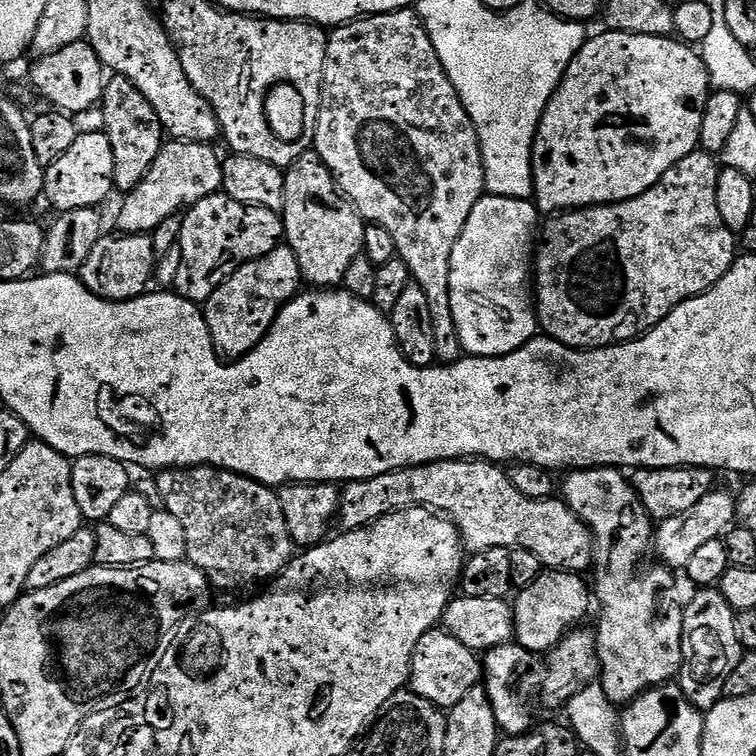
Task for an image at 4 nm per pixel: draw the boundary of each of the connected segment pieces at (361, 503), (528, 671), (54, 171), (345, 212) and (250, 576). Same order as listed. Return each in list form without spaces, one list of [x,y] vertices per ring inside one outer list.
[[[469,458],[467,460],[439,460],[433,464],[420,464],[417,468],[400,468],[397,472],[387,472],[381,476],[375,476],[369,480],[354,480],[345,483],[342,488],[342,503],[338,513],[339,523],[344,523],[345,529],[351,530],[353,528],[367,528],[369,524],[376,520],[381,520],[386,514],[391,512],[400,512],[404,508],[431,508],[445,516],[456,525],[460,531],[460,538],[464,541],[464,547],[469,553],[481,552],[482,550],[494,550],[495,548],[521,548],[522,550],[530,550],[530,554],[538,554],[538,558],[548,570],[563,570],[566,572],[575,572],[577,574],[584,574],[593,567],[594,564],[594,545],[592,543],[592,532],[588,529],[587,524],[582,522],[582,518],[578,518],[572,512],[572,509],[564,503],[560,498],[549,498],[546,500],[535,500],[526,494],[522,494],[522,490],[518,490],[514,486],[511,475],[503,467],[497,466],[489,461],[479,458]]]
[[[517,642],[494,646],[489,652],[483,653],[482,687],[488,692],[496,724],[505,737],[515,738],[532,731],[536,704],[538,708],[547,677],[545,657],[539,652],[526,650]]]
[[[84,130],[74,142],[74,146],[70,146],[70,150],[66,150],[62,158],[58,158],[58,162],[45,167],[42,196],[56,207],[57,213],[96,208],[108,195],[113,195],[113,178],[114,150],[110,146],[110,138],[103,130]]]
[[[315,150],[303,152],[284,172],[284,240],[298,258],[301,277],[320,290],[343,285],[346,270],[364,250],[366,221],[341,192],[332,172]]]
[[[198,464],[194,468],[165,468],[159,473],[156,488],[164,499],[163,507],[186,529],[187,563],[206,574],[209,585],[217,593],[240,592],[255,584],[267,585],[292,563],[294,545],[282,514],[282,502],[277,489],[260,484],[250,476],[243,476],[225,468]]]

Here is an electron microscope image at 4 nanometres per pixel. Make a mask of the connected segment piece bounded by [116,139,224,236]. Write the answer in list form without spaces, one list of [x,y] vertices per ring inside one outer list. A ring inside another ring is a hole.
[[[169,139],[158,158],[154,158],[154,166],[150,166],[146,178],[121,199],[124,201],[116,216],[120,227],[117,229],[130,236],[150,234],[181,209],[187,210],[202,198],[217,195],[224,186],[224,160],[214,149],[212,144]]]

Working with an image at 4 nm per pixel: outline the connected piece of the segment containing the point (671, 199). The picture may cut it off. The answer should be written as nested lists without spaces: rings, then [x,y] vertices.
[[[697,150],[691,152],[682,162],[675,164],[650,190],[638,194],[638,198],[623,200],[617,204],[598,204],[591,208],[577,208],[563,214],[551,217],[548,225],[543,225],[538,236],[538,247],[534,252],[534,307],[536,318],[543,335],[562,342],[568,348],[591,350],[593,348],[606,348],[610,344],[623,344],[635,340],[650,331],[658,322],[662,322],[682,302],[695,296],[701,296],[708,289],[713,288],[722,277],[732,268],[732,263],[738,258],[737,233],[731,232],[722,222],[722,214],[718,214],[718,174],[721,165],[717,157],[711,152]]]

